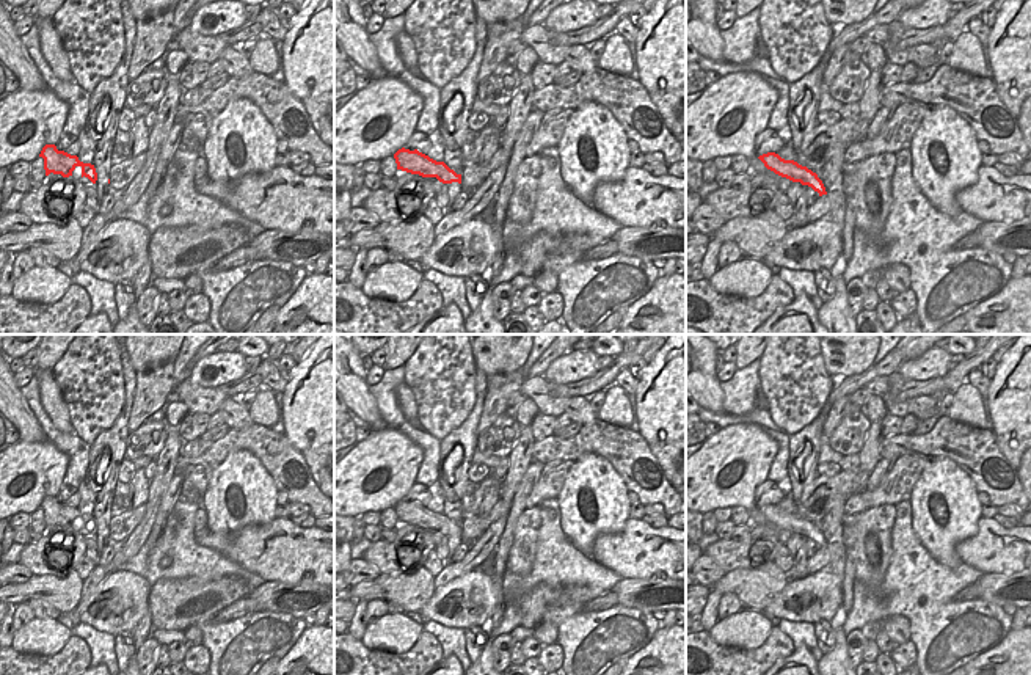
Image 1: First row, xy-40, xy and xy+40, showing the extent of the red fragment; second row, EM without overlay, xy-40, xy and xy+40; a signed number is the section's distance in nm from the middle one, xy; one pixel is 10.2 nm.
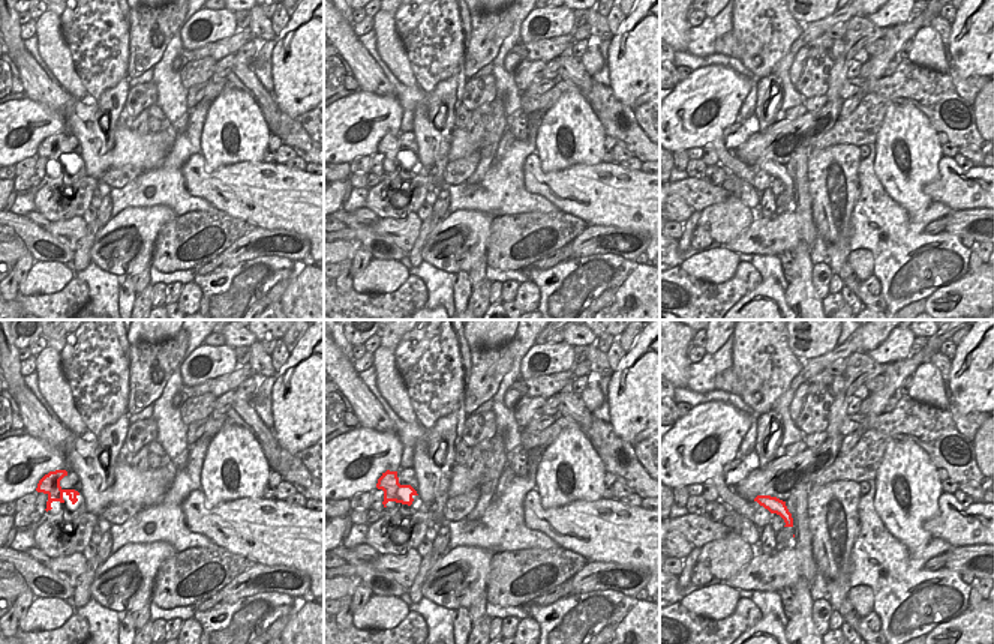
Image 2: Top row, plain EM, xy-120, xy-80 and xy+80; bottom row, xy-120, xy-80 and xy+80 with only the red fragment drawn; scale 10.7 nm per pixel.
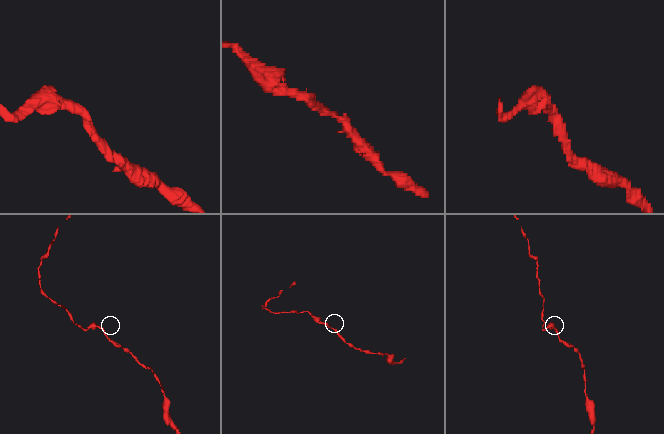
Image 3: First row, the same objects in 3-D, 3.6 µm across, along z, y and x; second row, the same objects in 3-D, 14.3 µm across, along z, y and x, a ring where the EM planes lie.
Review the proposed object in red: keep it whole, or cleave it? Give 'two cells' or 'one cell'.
one cell

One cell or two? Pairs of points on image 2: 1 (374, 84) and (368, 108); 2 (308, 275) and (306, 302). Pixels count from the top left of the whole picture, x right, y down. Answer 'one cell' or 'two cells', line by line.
1: two cells
2: one cell

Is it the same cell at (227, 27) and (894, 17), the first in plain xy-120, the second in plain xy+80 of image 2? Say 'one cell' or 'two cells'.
one cell

